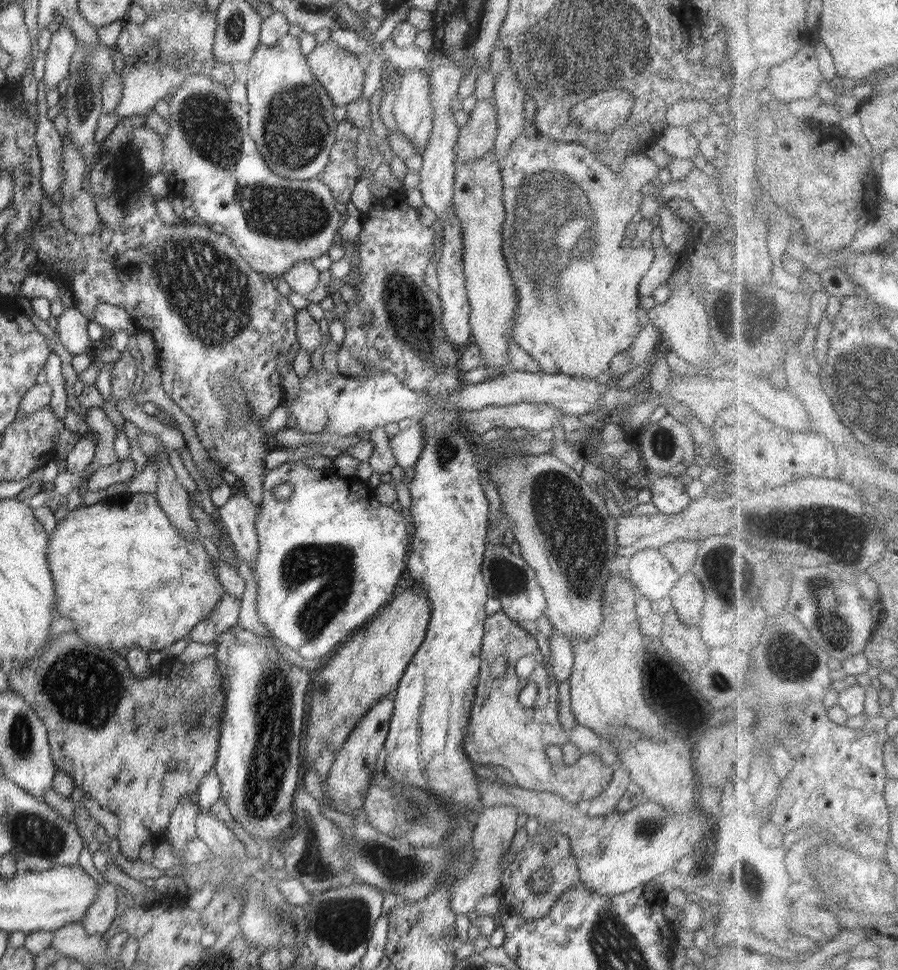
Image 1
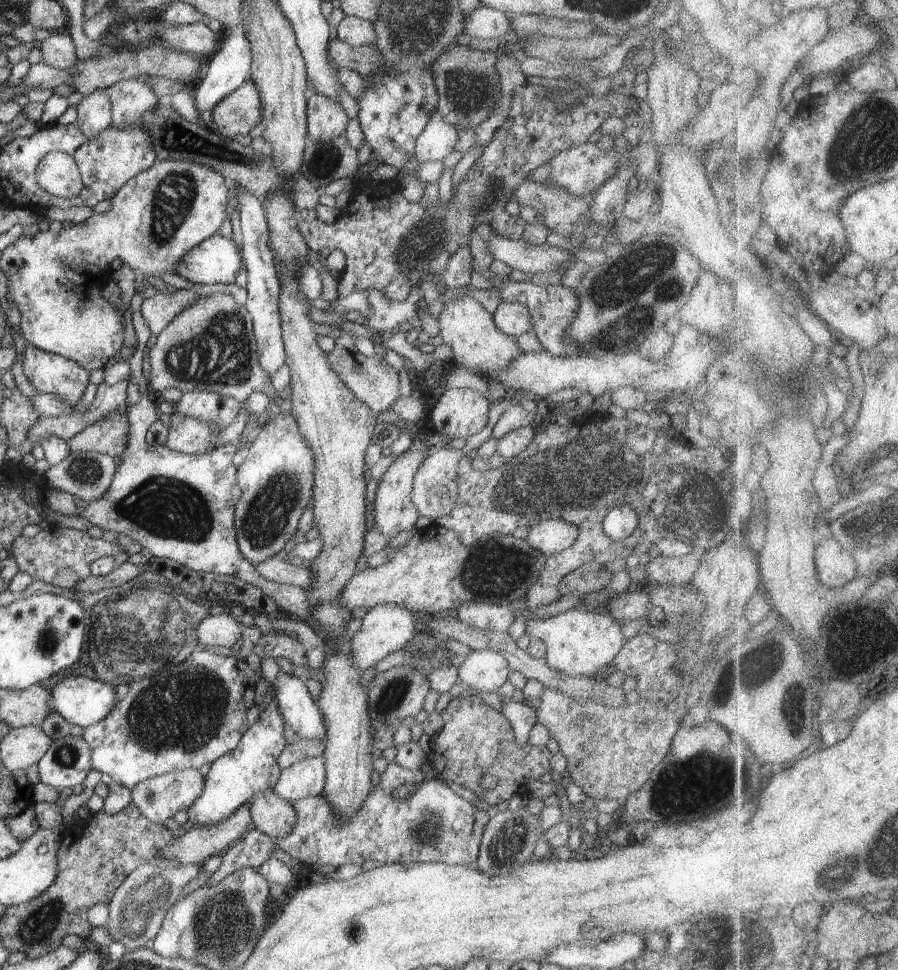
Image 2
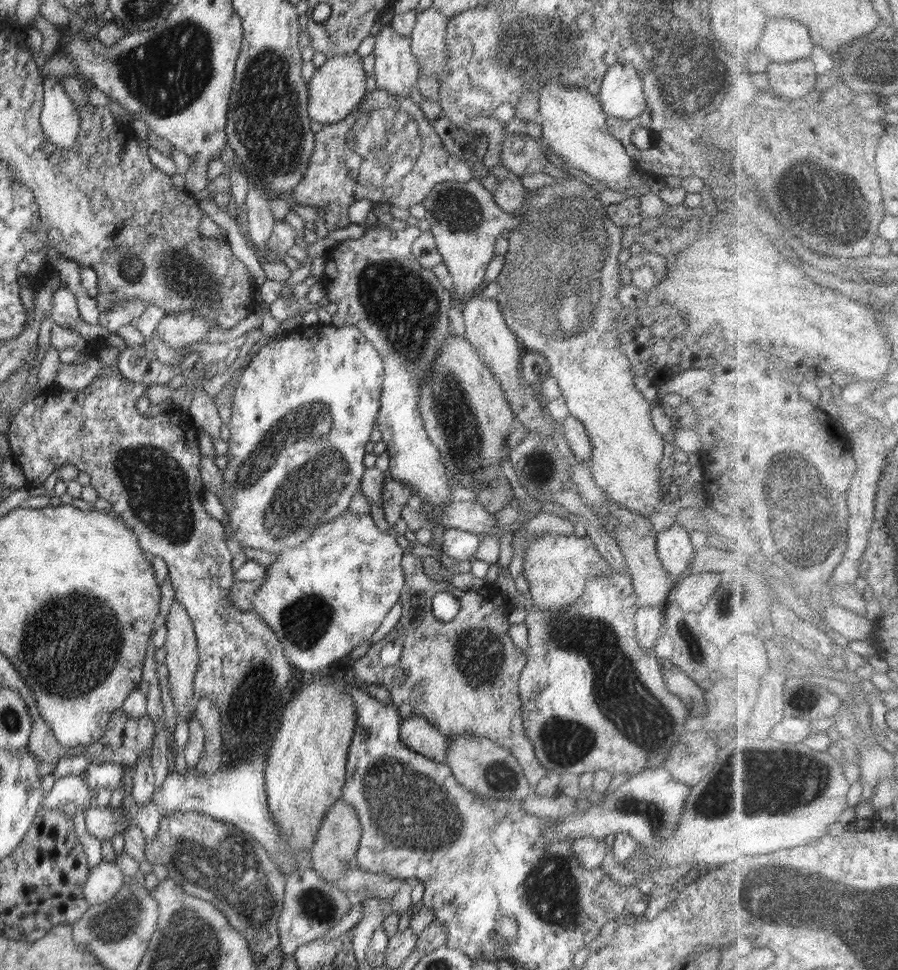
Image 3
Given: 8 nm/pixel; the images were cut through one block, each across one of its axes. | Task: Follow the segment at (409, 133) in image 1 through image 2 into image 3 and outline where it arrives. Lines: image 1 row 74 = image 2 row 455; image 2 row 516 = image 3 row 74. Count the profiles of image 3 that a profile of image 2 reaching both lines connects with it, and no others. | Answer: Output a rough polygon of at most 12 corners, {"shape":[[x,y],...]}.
{"shape":[[385,19],[371,53],[376,89],[399,97],[417,86],[411,38]]}

